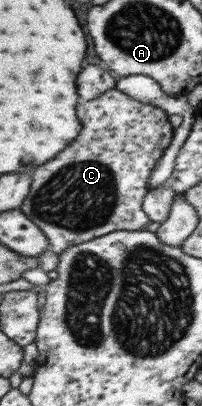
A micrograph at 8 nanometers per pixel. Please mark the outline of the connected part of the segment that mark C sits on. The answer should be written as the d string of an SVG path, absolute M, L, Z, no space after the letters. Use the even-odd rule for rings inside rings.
M115 88L104 91L93 101L81 103L77 113L81 113L80 136L49 165L41 165L41 169L37 169L33 189L20 208L44 231L51 243L51 251L58 256L63 255L69 247L87 243L107 233L137 231L150 223L141 210L142 199L149 190L149 174L170 144L173 130L168 115L162 109L130 98Z

